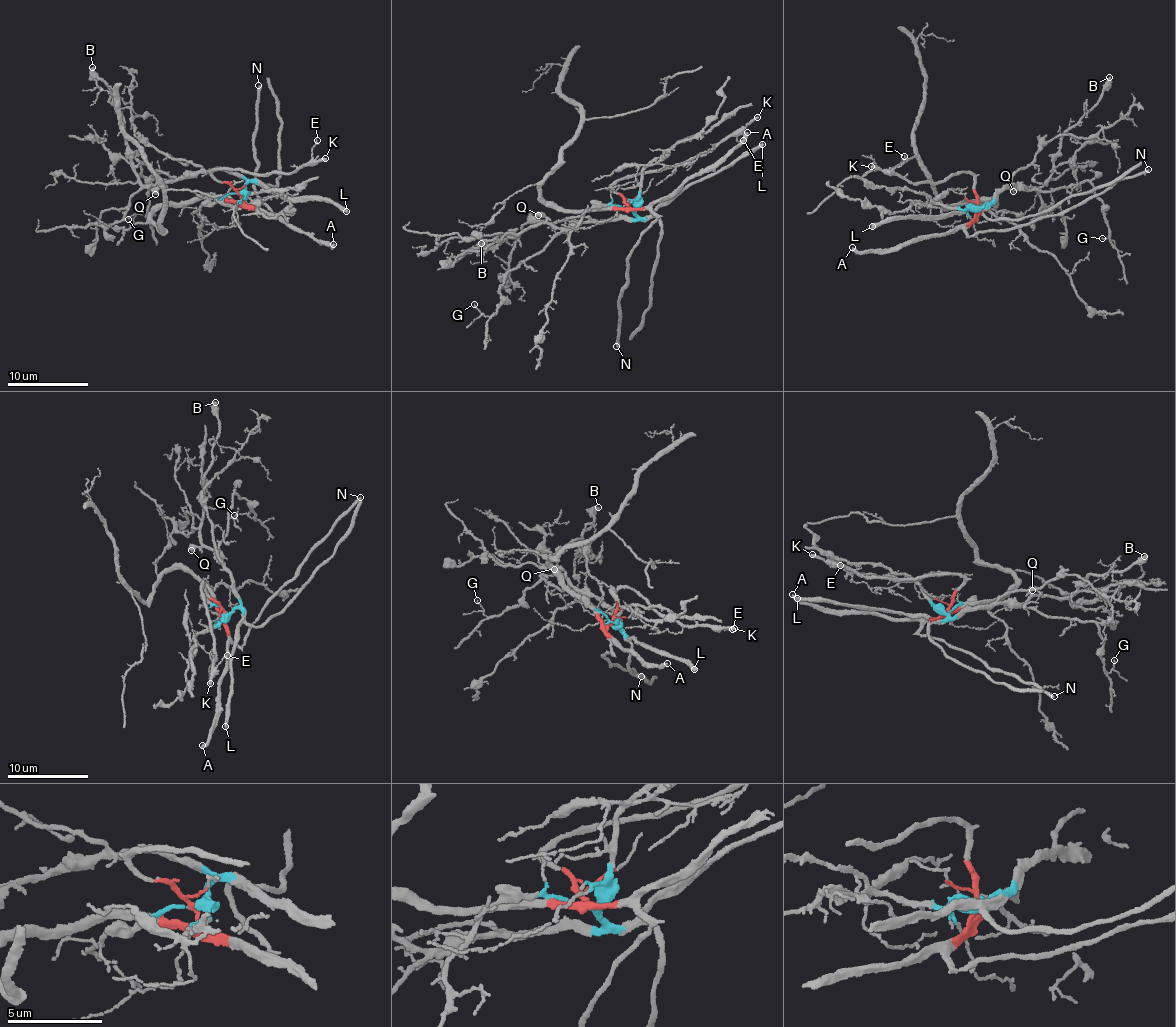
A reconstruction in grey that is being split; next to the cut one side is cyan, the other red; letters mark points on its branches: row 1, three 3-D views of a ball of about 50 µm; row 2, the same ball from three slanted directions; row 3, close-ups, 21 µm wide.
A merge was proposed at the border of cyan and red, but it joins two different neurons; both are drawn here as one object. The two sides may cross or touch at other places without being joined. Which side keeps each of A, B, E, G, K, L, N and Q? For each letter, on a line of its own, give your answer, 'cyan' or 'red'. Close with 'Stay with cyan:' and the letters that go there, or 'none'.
A: red
B: cyan
E: red
G: cyan
K: red
L: cyan
N: red
Q: cyan
Stay with cyan: B, G, L, Q

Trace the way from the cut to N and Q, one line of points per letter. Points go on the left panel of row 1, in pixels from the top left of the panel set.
N: (239, 194), (246, 203), (272, 210), (261, 201), (254, 175), (259, 161), (254, 144), (259, 85)
Q: (239, 194), (245, 187), (244, 177), (208, 169), (172, 179), (157, 188), (154, 194)

